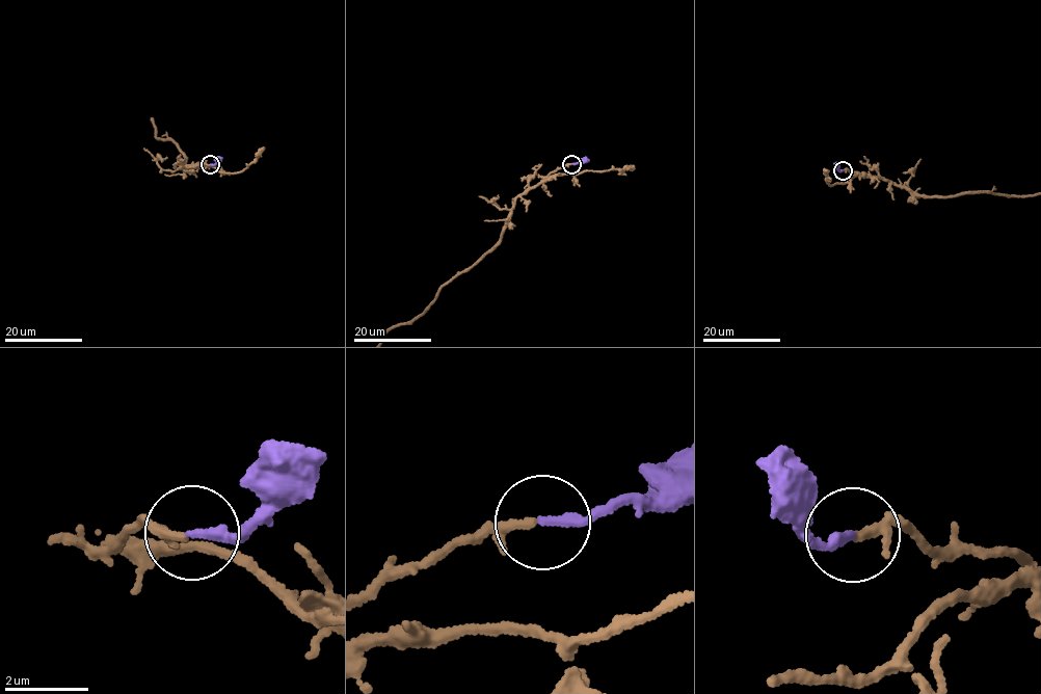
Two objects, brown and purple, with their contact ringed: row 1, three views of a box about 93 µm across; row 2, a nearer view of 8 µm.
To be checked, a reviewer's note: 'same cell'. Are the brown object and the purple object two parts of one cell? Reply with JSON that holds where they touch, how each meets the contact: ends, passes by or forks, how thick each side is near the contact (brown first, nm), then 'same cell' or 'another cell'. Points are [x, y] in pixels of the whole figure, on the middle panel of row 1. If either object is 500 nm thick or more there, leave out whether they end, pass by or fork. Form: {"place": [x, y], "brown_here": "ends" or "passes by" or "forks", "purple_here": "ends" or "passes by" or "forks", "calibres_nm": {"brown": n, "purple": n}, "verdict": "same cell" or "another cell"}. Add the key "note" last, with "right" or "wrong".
{"place": [571, 164], "brown_here": "passes by", "purple_here": "ends", "calibres_nm": {"brown": 150, "purple": 240}, "verdict": "same cell", "note": "right"}

